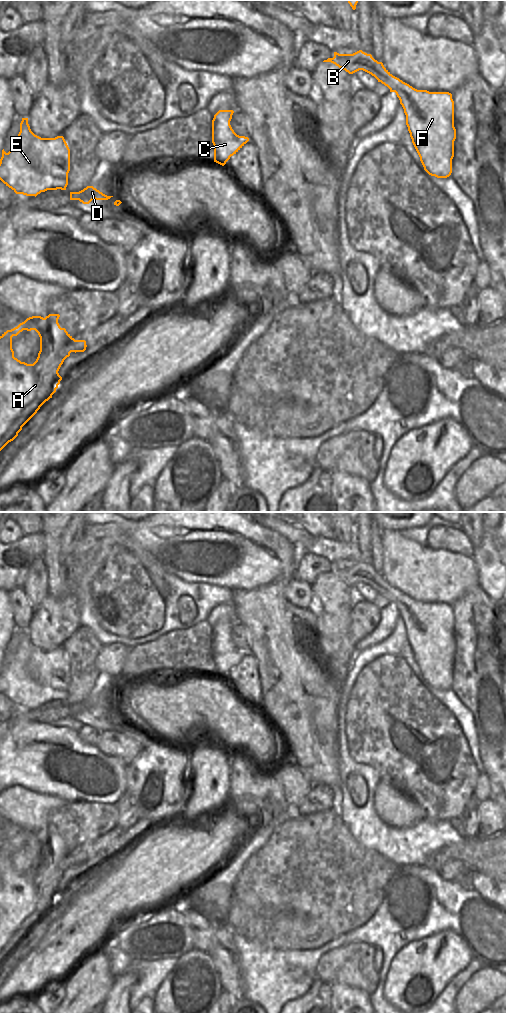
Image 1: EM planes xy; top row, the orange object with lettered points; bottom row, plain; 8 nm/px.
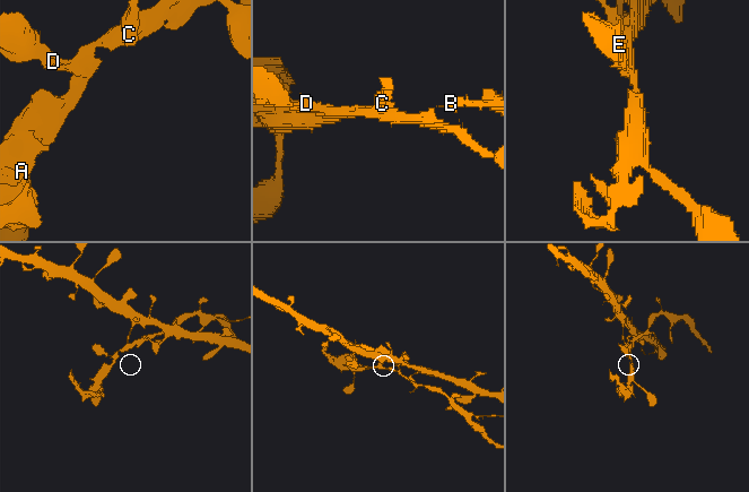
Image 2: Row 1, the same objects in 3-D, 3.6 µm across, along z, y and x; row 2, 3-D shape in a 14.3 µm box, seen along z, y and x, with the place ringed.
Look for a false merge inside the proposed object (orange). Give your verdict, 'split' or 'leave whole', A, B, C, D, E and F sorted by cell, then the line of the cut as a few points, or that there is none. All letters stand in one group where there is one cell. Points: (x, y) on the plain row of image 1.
split; groups A B D E F / C; cut xy (235, 647), (239, 651), (248, 652)

